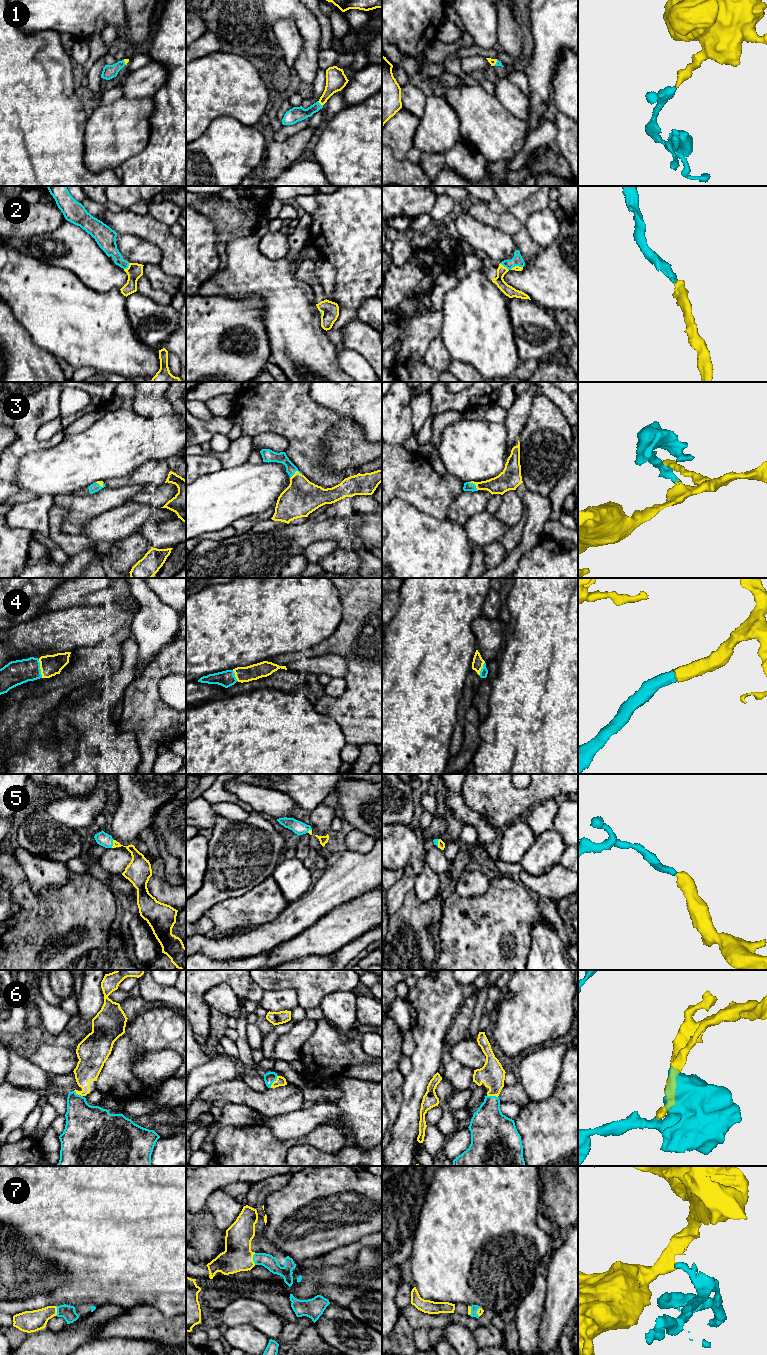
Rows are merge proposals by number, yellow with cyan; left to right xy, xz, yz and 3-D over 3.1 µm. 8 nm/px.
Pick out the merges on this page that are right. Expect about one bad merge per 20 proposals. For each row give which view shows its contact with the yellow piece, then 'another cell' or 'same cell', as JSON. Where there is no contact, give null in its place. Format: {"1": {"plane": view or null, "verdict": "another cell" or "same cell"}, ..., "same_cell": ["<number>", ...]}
{"1": {"plane": "xz", "verdict": "same cell"}, "2": {"plane": "xy", "verdict": "same cell"}, "3": {"plane": "xz", "verdict": "same cell"}, "4": {"plane": "xy", "verdict": "same cell"}, "5": {"plane": "xy", "verdict": "same cell"}, "6": {"plane": "xz", "verdict": "same cell"}, "7": {"plane": "xz", "verdict": "same cell"}, "same_cell": ["1", "2", "3", "4", "5", "6", "7"]}

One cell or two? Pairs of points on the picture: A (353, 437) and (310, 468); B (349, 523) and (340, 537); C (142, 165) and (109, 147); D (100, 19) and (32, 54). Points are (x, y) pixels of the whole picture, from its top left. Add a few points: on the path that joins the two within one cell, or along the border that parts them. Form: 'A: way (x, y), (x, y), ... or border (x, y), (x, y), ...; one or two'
A: border (325, 435), (323, 464), (329, 470), (344, 470); two
B: way (346, 526), (342, 534); one
C: border (147, 143), (140, 152), (127, 158), (119, 165); two
D: border (36, 32), (55, 30), (59, 34); two

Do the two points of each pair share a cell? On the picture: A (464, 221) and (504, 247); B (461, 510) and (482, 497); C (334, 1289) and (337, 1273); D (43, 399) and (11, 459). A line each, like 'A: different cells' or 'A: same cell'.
A: same cell
B: same cell
C: same cell
D: same cell

